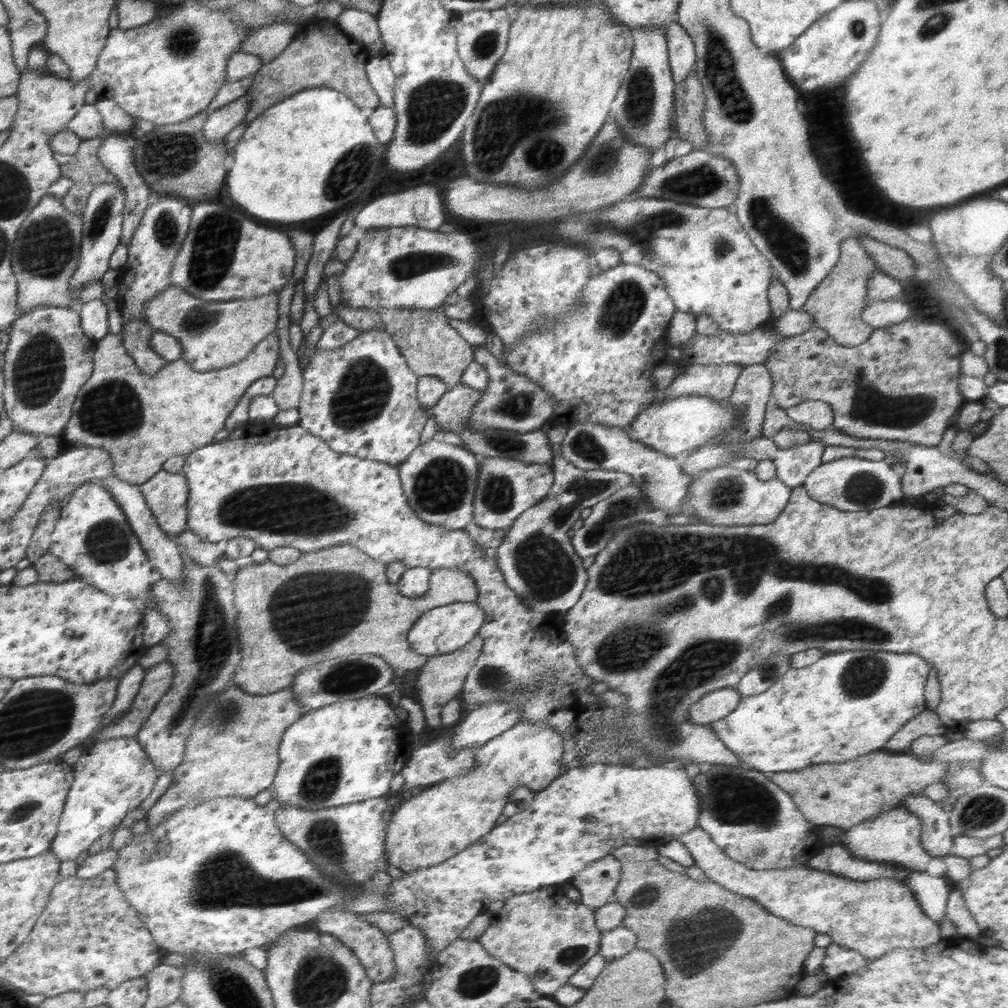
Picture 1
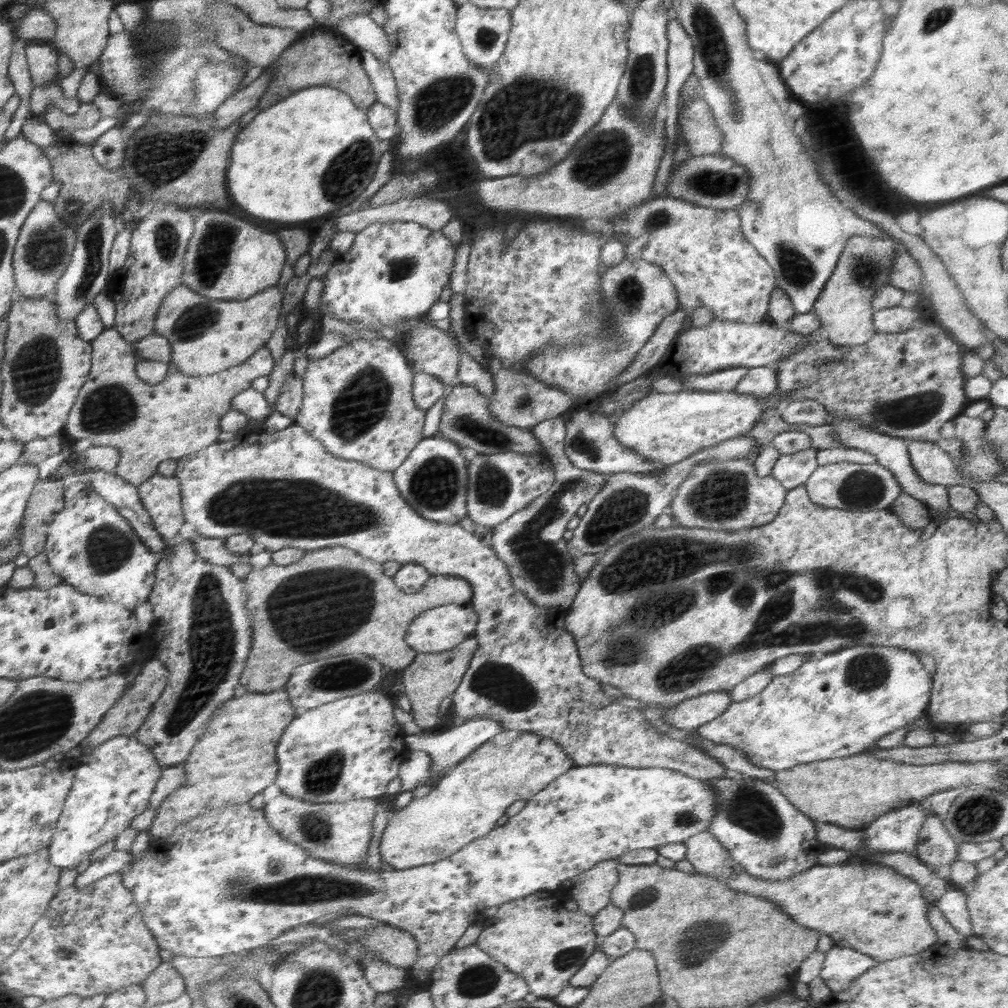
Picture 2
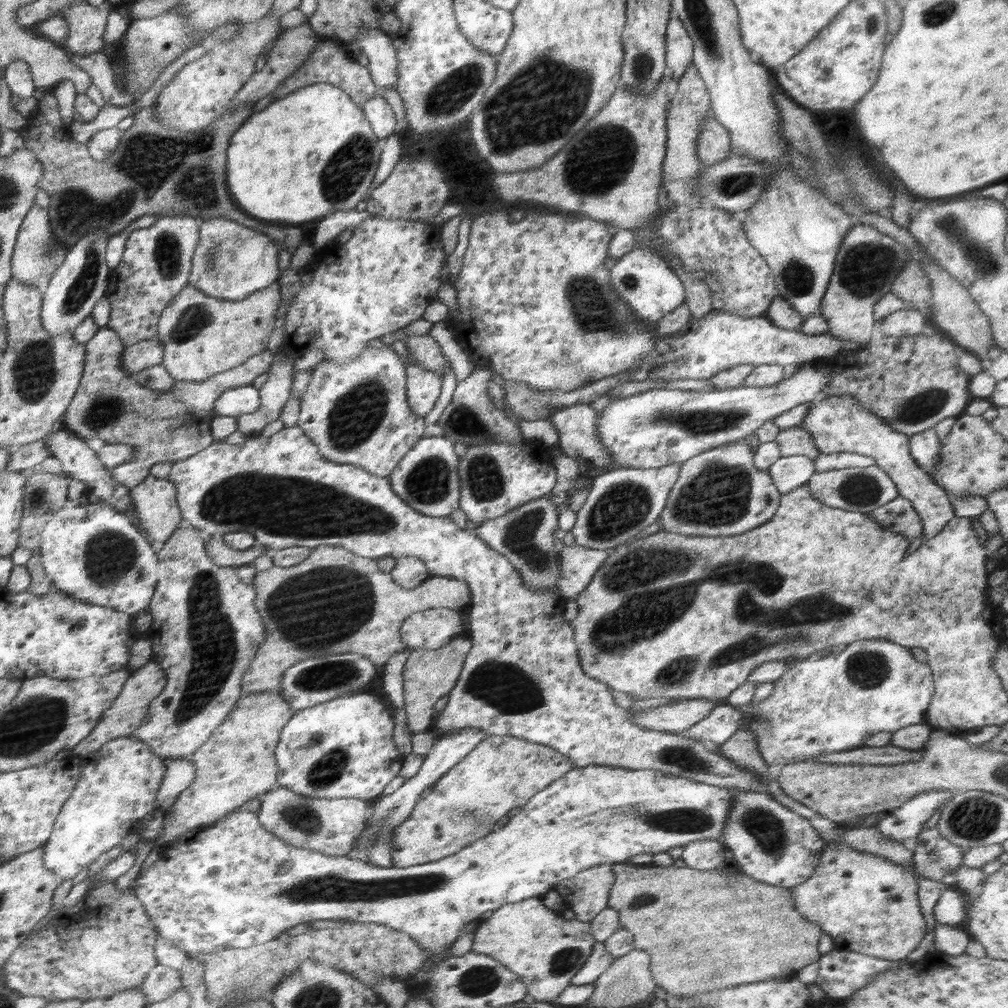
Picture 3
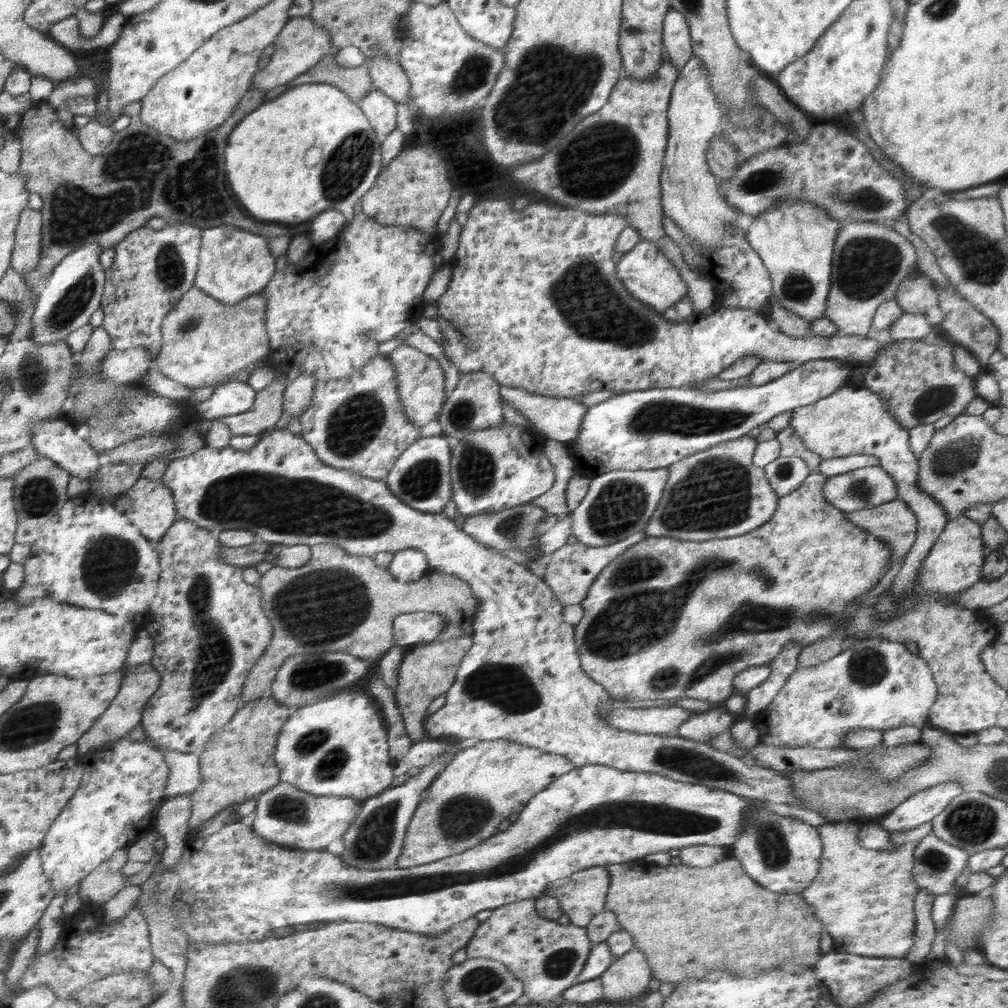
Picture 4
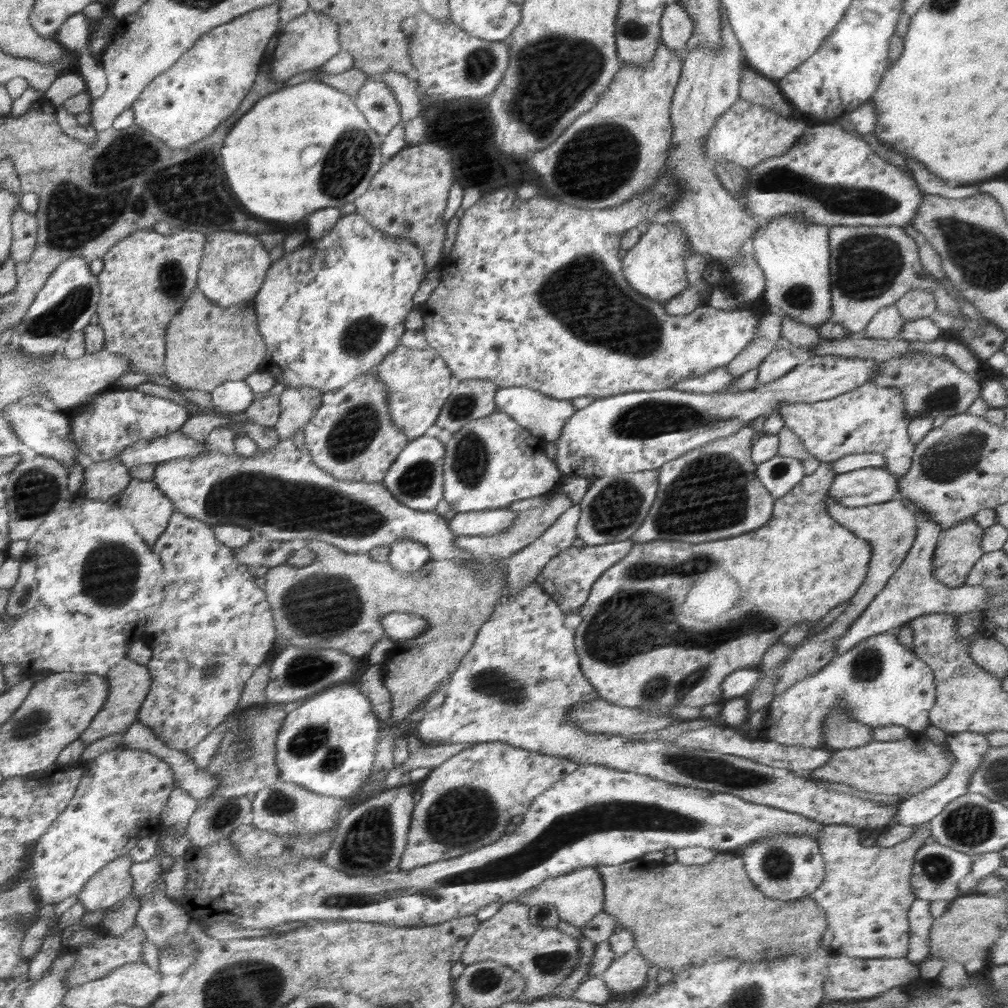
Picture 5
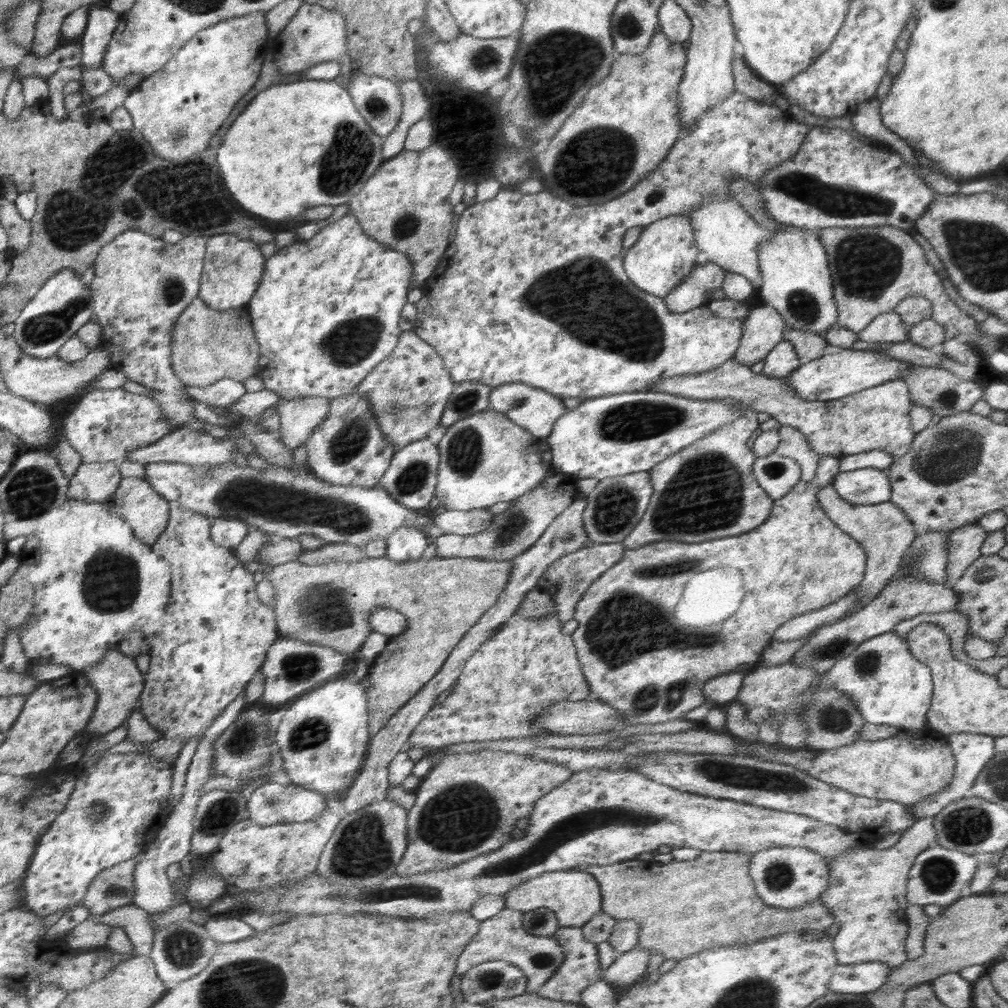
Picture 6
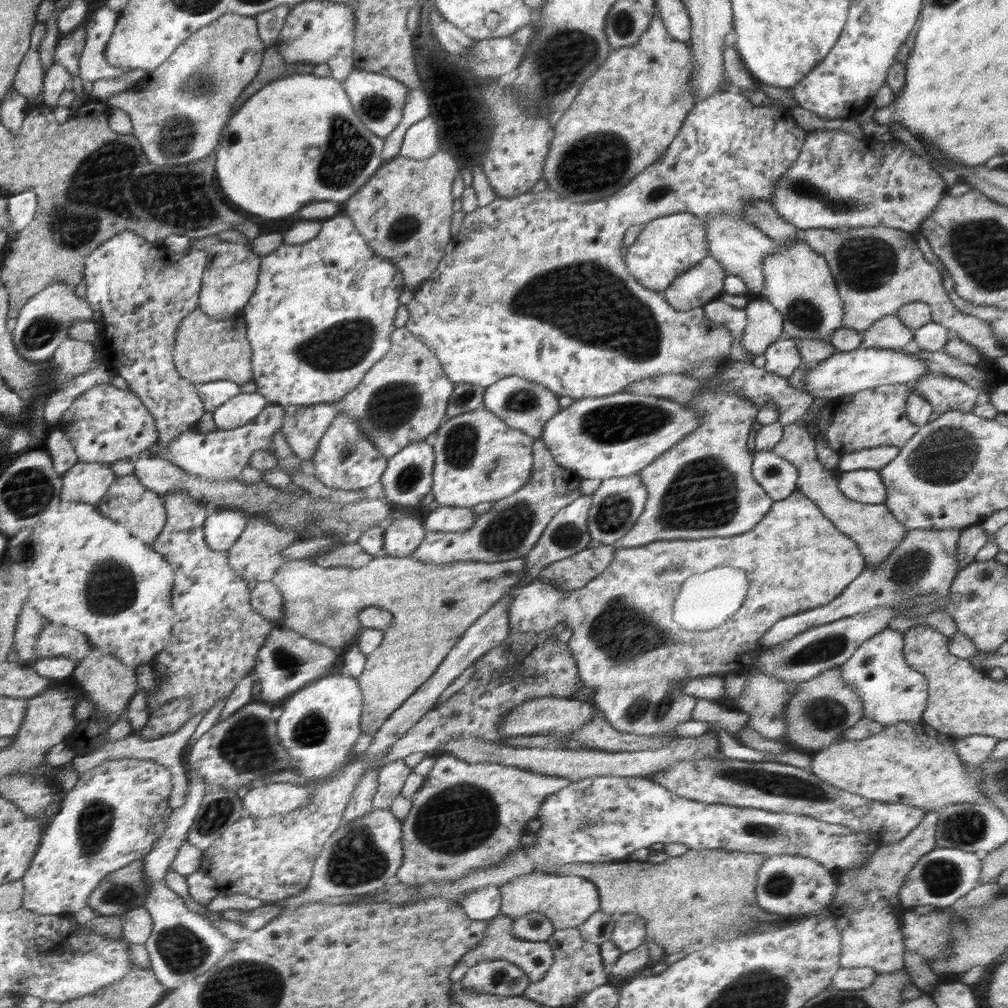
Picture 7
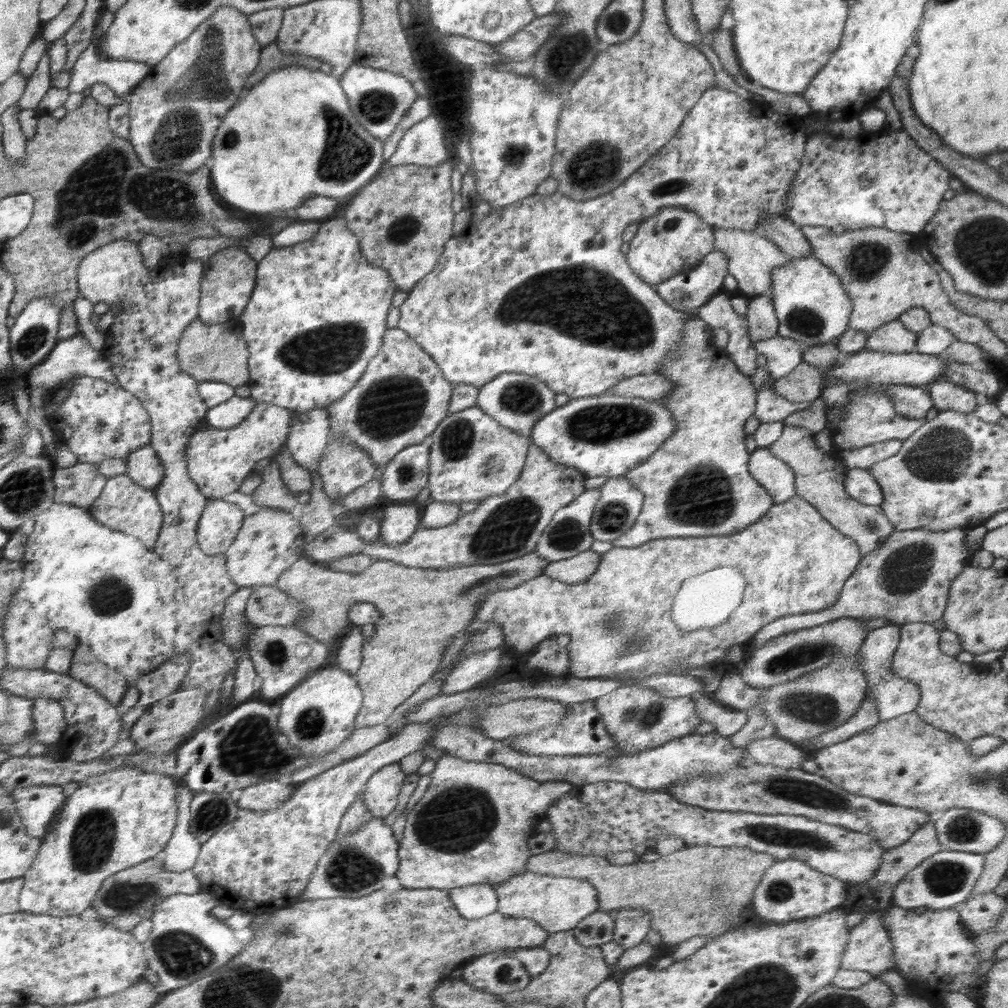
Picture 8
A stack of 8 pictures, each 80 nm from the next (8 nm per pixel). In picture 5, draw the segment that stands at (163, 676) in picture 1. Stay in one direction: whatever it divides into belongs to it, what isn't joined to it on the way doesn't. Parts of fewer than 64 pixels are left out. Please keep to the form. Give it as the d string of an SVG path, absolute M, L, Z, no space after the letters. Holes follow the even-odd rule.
M124 657L118 661L112 669L105 672L109 686L110 696L104 708L94 718L92 724L88 726L84 733L81 734L80 740L86 742L87 746L95 740L100 740L109 734L123 734L128 727L138 719L138 713L141 706L150 694L150 685L152 685L152 674L149 673L147 666L134 662L132 659Z

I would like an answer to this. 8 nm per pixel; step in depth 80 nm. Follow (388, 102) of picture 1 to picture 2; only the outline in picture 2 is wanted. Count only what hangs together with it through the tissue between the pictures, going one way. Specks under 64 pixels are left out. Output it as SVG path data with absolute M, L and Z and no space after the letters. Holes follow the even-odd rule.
M362 51L360 58L362 58L364 71L370 78L370 84L377 94L377 102L385 103L386 106L396 110L400 101L396 82L388 63L380 62L368 51Z

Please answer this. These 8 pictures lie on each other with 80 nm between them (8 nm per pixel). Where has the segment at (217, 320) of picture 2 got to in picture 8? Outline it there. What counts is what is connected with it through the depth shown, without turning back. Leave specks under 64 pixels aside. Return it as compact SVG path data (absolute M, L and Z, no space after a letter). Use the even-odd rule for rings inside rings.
M195 318L194 326L182 333L182 350L177 350L177 358L182 358L182 370L193 375L201 384L206 381L229 383L230 386L246 385L249 380L248 357L250 353L243 339L243 325L238 319L230 319L220 325L210 325Z

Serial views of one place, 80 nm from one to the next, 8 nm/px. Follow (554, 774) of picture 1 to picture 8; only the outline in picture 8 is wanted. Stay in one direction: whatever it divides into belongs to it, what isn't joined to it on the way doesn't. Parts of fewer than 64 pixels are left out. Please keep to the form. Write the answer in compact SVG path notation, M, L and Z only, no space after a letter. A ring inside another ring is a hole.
M444 754L436 761L436 766L430 776L432 781L420 801L416 802L413 810L408 814L403 836L400 840L400 868L397 870L396 875L400 884L407 889L453 889L468 885L490 885L497 890L500 884L508 882L512 877L516 877L521 870L526 869L528 858L532 856L530 850L528 850L528 840L537 835L536 824L540 820L546 819L550 805L557 798L568 793L574 787L574 784L569 782L538 782L537 779L530 778L528 775L523 775L513 768L498 763L472 762L450 754Z

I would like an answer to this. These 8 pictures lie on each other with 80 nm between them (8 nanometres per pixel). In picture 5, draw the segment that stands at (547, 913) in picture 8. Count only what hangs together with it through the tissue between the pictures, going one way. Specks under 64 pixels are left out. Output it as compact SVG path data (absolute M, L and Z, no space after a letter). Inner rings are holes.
M585 867L557 877L547 878L537 887L531 888L529 892L526 891L526 894L522 894L516 902L528 905L530 908L537 905L554 905L560 915L560 920L582 928L593 921L598 913L603 912L605 883L601 874L597 871L597 867Z

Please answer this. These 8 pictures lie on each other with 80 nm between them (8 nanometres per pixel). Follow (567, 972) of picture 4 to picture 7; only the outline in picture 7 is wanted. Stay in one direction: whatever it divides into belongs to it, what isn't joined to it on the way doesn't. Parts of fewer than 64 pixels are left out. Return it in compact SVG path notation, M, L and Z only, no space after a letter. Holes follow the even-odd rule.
M500 913L492 918L488 922L487 934L485 934L481 944L467 952L465 957L458 962L457 968L450 973L450 980L458 985L471 966L476 965L478 962L484 962L484 960L494 959L510 960L510 962L516 963L528 975L530 984L540 980L550 966L552 966L552 963L554 963L554 954L552 954L550 944L547 941L528 942L527 940L520 940L511 934L512 926L514 926L514 918L511 918L511 916Z

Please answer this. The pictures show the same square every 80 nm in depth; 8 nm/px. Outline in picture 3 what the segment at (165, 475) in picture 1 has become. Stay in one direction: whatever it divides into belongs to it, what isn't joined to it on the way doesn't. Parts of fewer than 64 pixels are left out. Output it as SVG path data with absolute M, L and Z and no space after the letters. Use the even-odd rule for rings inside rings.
M149 476L141 485L130 489L130 499L133 501L133 512L139 518L140 530L150 539L155 552L162 550L162 545L183 521L181 509L177 505L176 485L168 479Z

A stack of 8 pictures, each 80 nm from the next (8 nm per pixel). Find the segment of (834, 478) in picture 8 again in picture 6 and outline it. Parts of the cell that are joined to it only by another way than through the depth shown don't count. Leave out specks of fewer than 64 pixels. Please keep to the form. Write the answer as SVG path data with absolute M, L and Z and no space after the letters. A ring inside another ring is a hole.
M781 426L778 434L779 444L774 453L792 458L801 468L801 480L812 481L817 471L819 456L812 451L806 437L792 426ZM824 486L818 492L817 501L826 513L826 516L834 522L842 532L849 534L854 540L857 540L864 546L866 551L867 562L865 573L859 584L857 603L849 610L844 617L850 616L864 608L874 597L876 597L886 586L888 580L900 567L902 558L906 550L910 548L911 542L917 535L915 526L911 520L903 513L901 508L892 504L889 500L875 505L857 505L843 501L838 497L836 490L830 486Z

